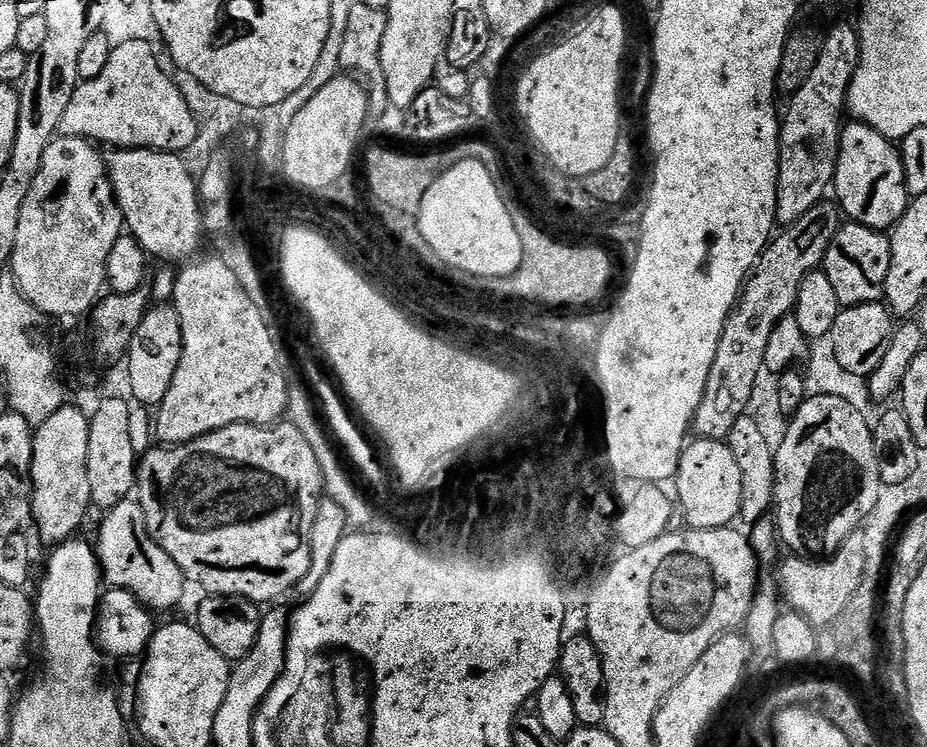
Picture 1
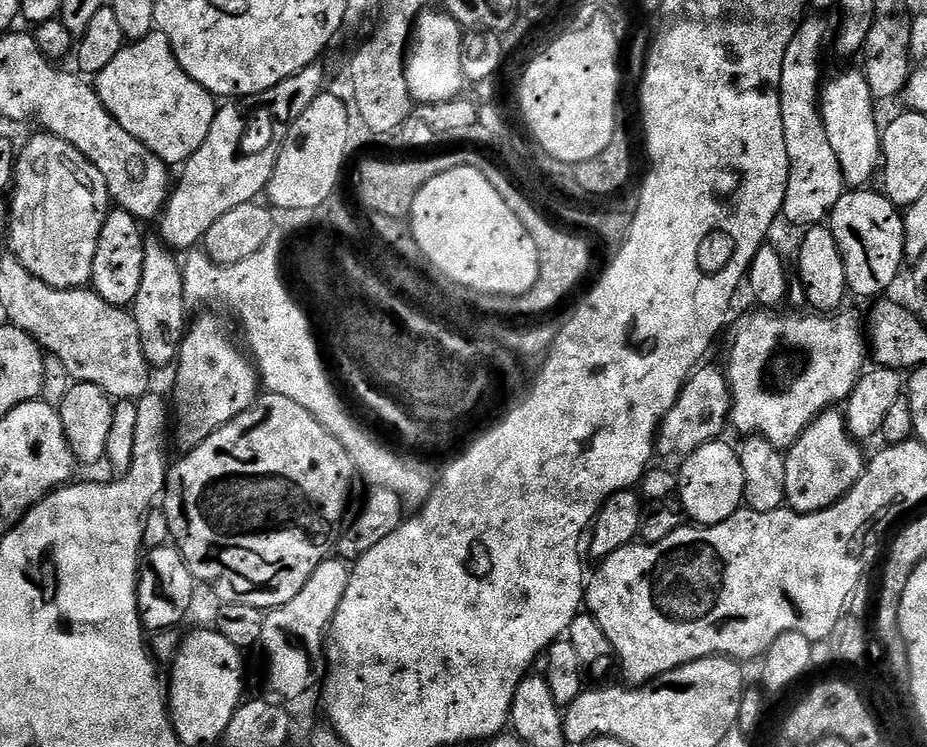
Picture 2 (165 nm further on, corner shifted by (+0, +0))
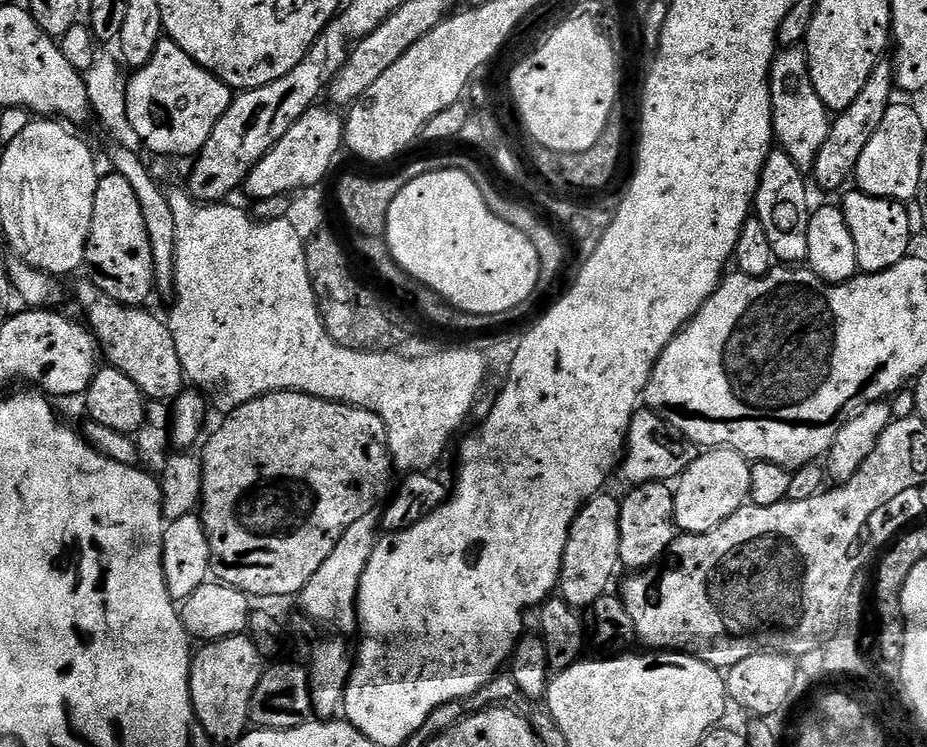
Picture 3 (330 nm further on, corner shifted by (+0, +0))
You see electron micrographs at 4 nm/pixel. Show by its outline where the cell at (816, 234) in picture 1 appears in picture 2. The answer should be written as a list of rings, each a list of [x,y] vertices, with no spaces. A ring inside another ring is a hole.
[[[697,367],[689,376],[681,390],[680,396],[674,402],[660,422],[658,444],[661,449],[668,452],[681,452],[681,457],[688,457],[694,450],[698,450],[703,444],[711,444],[719,441],[720,436],[730,424],[732,415],[732,391],[728,385],[727,375],[716,368]]]

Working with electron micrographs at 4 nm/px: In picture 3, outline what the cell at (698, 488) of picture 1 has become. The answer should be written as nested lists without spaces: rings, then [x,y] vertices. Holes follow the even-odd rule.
[[[733,448],[701,451],[674,484],[677,529],[684,534],[695,534],[709,532],[726,522],[726,518],[730,518],[749,503],[751,473],[749,461],[737,454]]]

